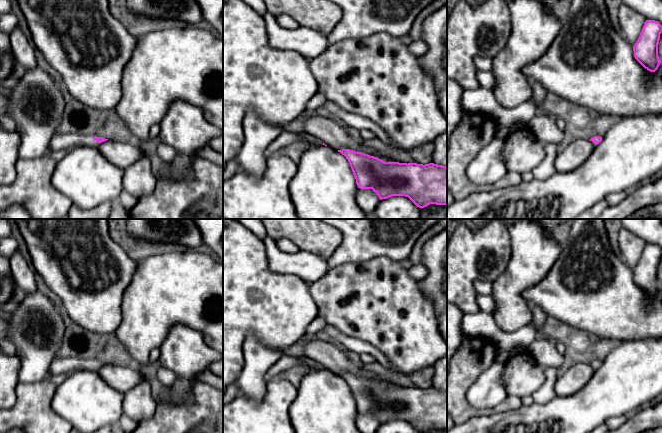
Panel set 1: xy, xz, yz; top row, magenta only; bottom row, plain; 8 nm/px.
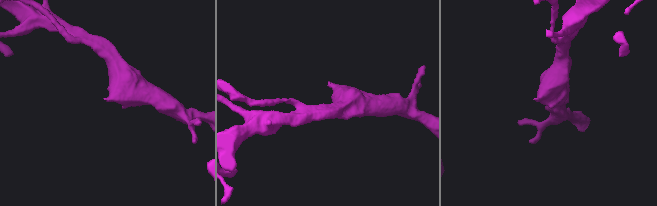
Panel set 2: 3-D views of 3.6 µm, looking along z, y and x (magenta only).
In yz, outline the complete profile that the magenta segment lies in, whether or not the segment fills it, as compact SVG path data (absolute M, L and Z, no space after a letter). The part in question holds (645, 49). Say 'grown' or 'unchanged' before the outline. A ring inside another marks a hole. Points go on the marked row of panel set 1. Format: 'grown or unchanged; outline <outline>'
unchanged; outline M646 20L640 36L633 46L635 59L648 71L655 72L661 61L658 56L658 44L662 25L655 20Z

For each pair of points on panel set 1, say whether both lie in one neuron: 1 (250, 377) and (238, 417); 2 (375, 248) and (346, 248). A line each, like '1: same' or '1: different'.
1: different
2: same

